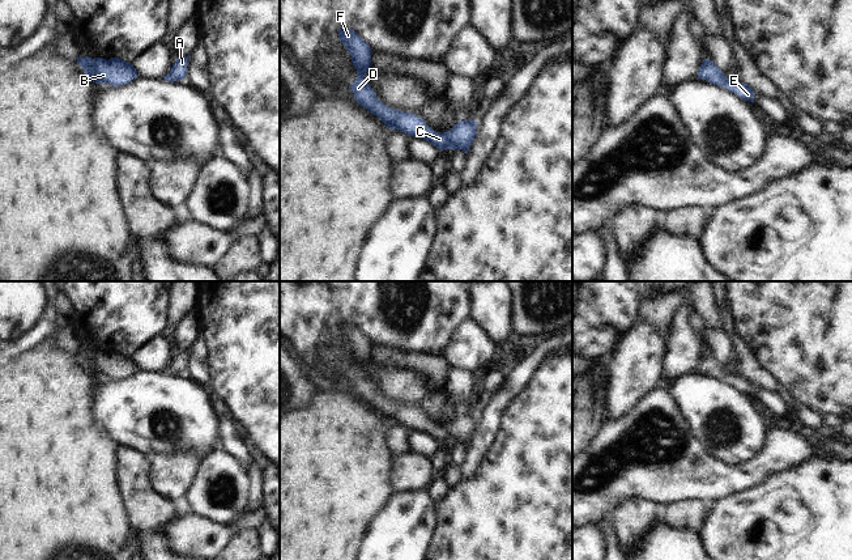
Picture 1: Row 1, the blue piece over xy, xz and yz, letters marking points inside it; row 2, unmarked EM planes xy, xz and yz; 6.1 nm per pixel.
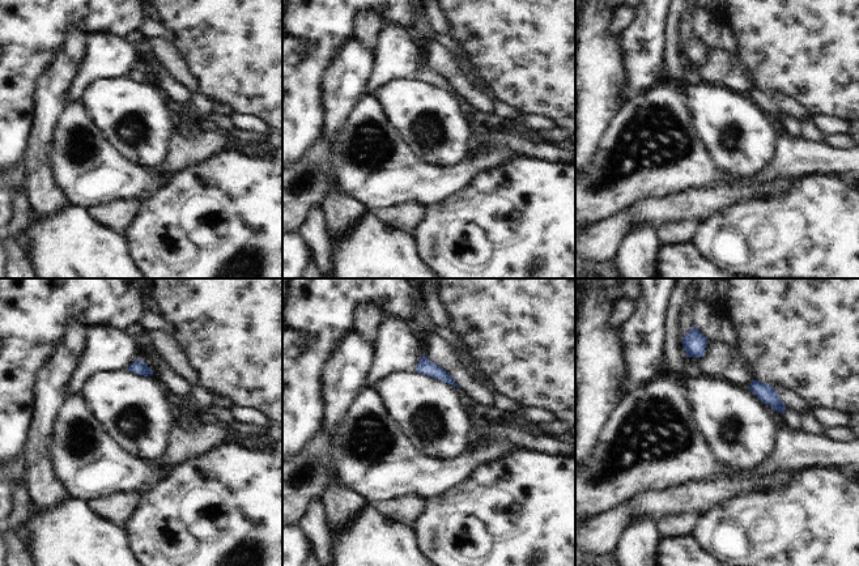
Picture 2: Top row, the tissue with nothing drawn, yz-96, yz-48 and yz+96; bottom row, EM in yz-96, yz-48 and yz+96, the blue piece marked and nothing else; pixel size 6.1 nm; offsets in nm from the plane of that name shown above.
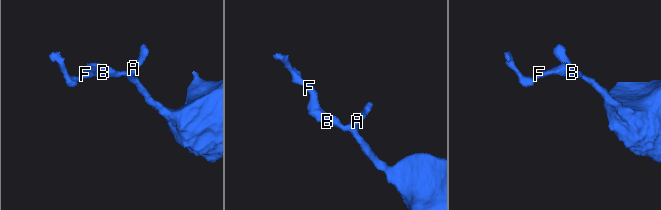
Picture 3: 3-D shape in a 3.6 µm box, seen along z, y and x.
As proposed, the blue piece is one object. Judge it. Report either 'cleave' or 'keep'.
keep

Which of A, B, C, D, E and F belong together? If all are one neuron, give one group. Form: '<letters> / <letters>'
A B C D E F

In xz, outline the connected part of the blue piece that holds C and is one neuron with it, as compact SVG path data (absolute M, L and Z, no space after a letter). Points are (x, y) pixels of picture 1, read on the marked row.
M338 29L337 33L357 69L357 80L349 88L361 106L376 115L389 130L400 130L408 136L421 137L440 150L459 149L468 154L477 135L477 122L459 120L450 131L436 132L421 116L388 107L378 99L365 79L365 73L371 65L370 46L353 29Z

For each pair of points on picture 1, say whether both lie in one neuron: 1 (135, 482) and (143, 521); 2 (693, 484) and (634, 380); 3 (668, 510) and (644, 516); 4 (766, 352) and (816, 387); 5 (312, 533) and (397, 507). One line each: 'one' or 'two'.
1: one
2: two
3: two
4: one
5: two

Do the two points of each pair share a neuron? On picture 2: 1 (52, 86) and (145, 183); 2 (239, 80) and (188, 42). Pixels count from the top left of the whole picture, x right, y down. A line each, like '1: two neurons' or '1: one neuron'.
1: two neurons
2: one neuron

